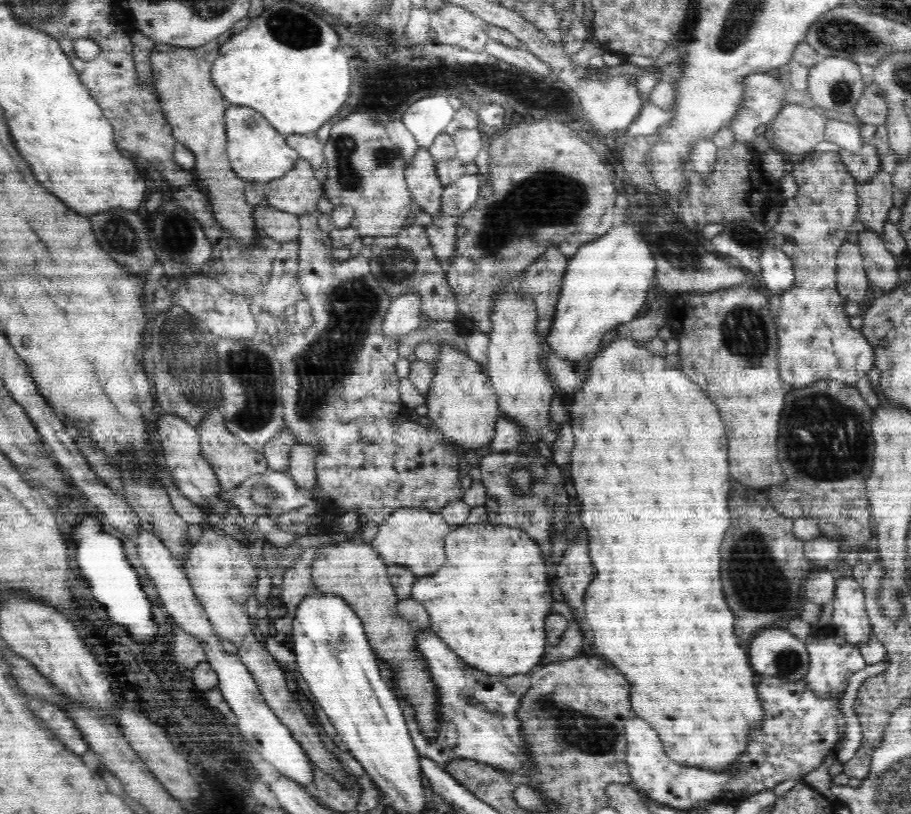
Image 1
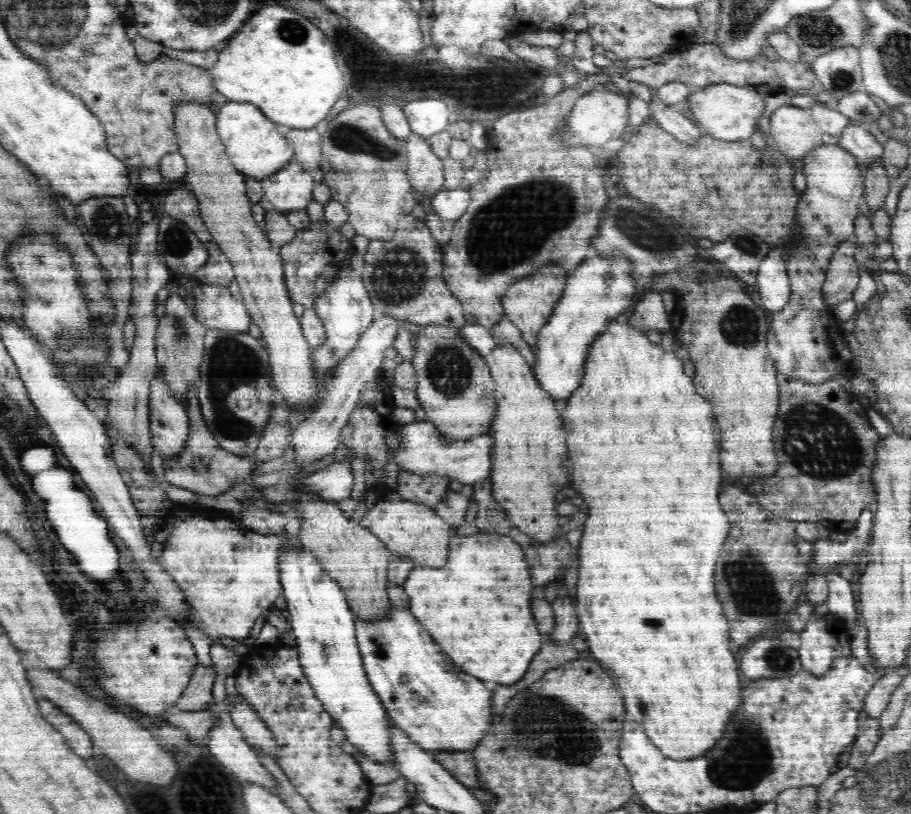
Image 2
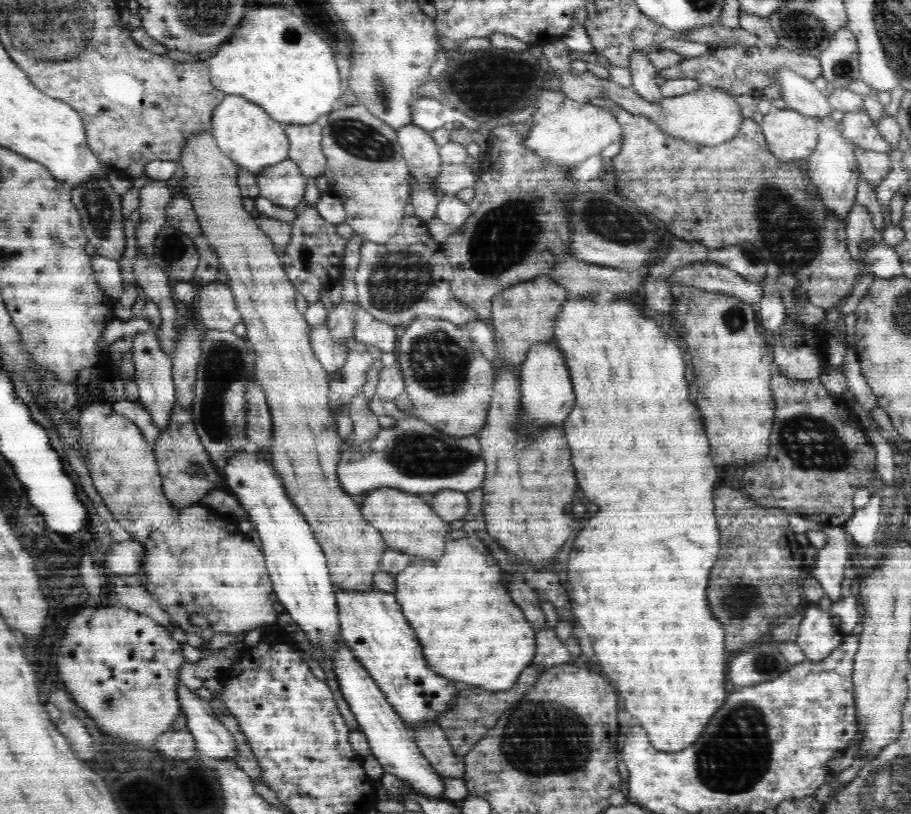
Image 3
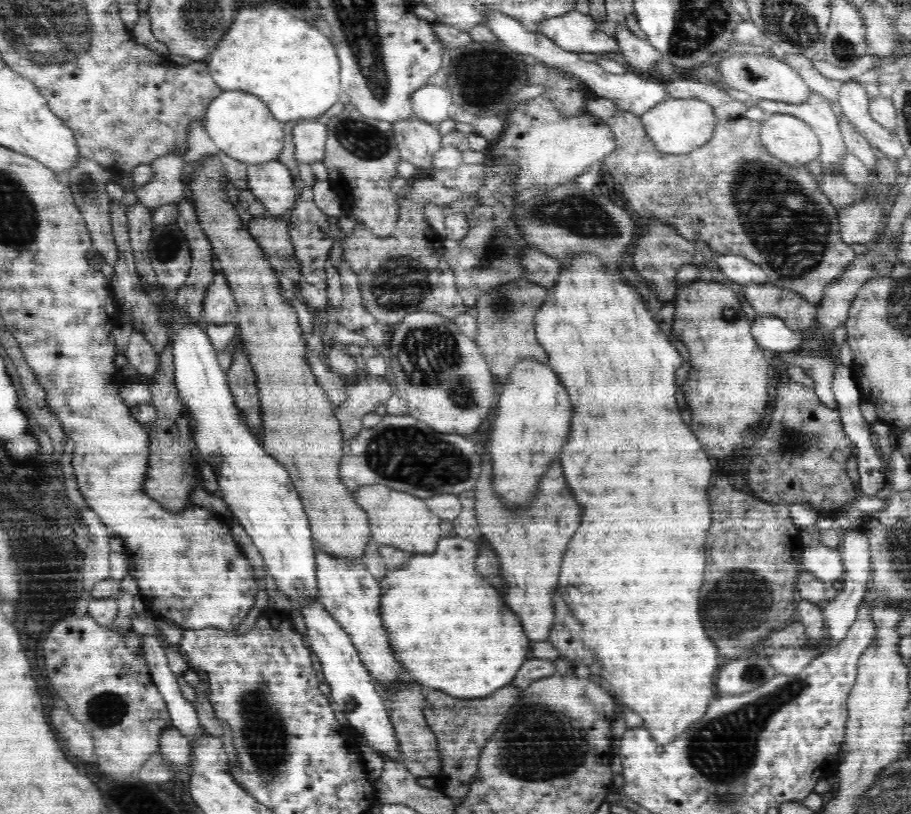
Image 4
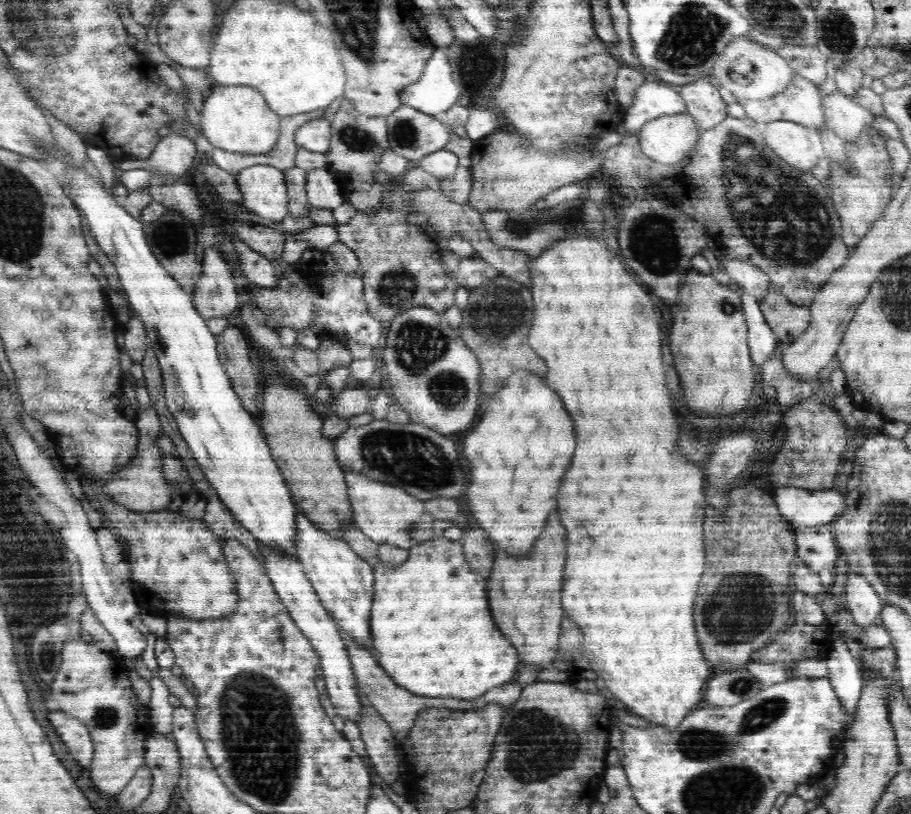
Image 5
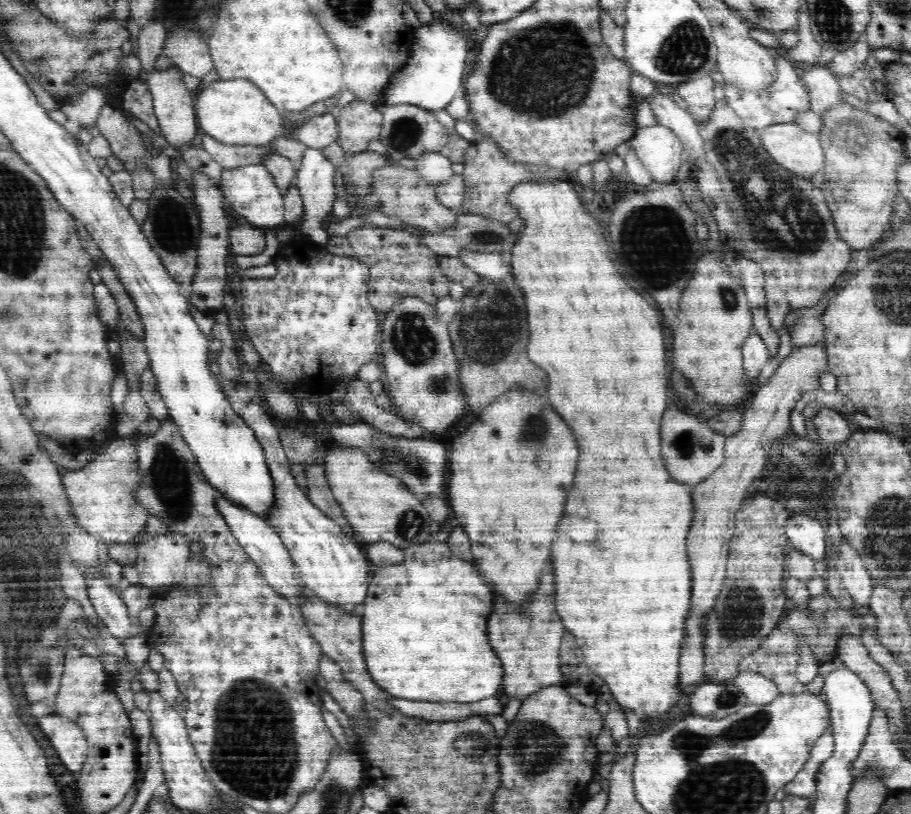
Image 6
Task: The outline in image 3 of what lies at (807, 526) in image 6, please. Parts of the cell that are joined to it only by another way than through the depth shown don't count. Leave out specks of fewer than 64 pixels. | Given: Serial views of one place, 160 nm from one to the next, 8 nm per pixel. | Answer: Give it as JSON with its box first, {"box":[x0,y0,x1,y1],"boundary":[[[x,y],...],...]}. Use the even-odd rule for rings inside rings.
{"box":[812,527,851,603],"boundary":[[[844,527],[828,528],[824,532],[830,538],[822,550],[817,550],[812,577],[818,580],[833,603],[842,598],[840,586],[851,571],[851,546]]]}

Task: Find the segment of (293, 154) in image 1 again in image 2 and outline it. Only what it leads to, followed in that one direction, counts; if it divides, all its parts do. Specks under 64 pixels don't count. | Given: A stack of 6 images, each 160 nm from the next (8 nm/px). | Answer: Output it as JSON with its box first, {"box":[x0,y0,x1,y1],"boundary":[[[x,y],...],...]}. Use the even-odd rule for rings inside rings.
{"box":[216,100,295,180],"boundary":[[[229,100],[216,112],[216,120],[217,133],[225,146],[226,155],[243,175],[262,180],[293,160],[295,153],[291,142],[255,104]]]}

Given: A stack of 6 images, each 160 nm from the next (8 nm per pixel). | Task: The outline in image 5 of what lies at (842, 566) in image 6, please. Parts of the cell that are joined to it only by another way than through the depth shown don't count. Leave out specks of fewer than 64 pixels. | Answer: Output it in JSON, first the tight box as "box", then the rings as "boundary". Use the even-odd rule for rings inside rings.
{"box":[845,572,883,628],"boundary":[[[856,572],[848,574],[845,602],[856,625],[864,628],[877,623],[883,602],[874,587]]]}

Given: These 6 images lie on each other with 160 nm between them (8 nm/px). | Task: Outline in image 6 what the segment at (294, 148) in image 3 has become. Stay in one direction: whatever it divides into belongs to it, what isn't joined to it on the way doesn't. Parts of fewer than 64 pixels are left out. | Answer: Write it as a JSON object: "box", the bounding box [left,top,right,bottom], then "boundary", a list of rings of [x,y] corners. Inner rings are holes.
{"box":[298,113,338,149],"boundary":[[[328,113],[311,118],[298,129],[298,140],[310,148],[323,149],[337,142],[338,123],[336,114]]]}

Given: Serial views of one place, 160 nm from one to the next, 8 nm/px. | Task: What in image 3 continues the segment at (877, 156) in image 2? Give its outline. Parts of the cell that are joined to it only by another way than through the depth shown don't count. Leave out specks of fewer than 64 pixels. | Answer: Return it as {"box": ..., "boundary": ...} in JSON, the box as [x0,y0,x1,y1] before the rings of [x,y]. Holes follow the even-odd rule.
{"box":[842,107,892,154],"boundary":[[[864,107],[846,112],[842,128],[842,137],[850,146],[856,146],[869,152],[886,154],[892,150],[890,143],[882,137]]]}

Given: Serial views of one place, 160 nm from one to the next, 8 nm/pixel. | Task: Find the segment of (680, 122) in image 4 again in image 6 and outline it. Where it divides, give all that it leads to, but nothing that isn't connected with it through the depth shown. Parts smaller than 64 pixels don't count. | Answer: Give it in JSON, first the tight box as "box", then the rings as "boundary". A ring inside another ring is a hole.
{"box":[629,124,685,183],"boundary":[[[662,124],[638,127],[629,143],[656,183],[674,182],[685,154],[682,141],[672,129]]]}

